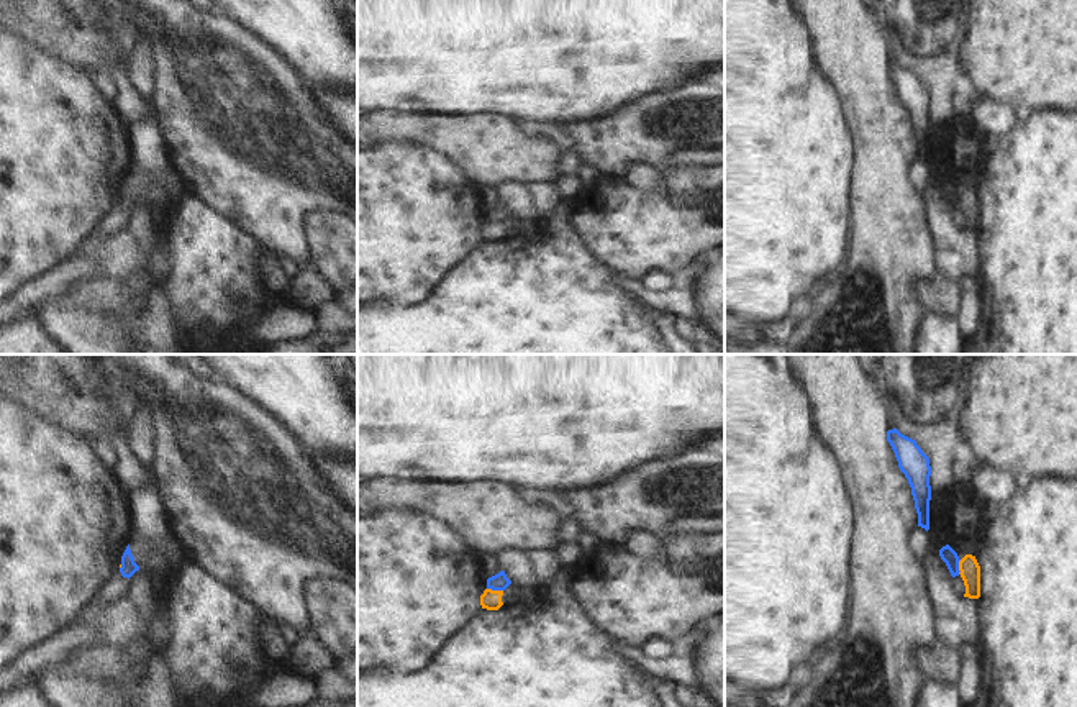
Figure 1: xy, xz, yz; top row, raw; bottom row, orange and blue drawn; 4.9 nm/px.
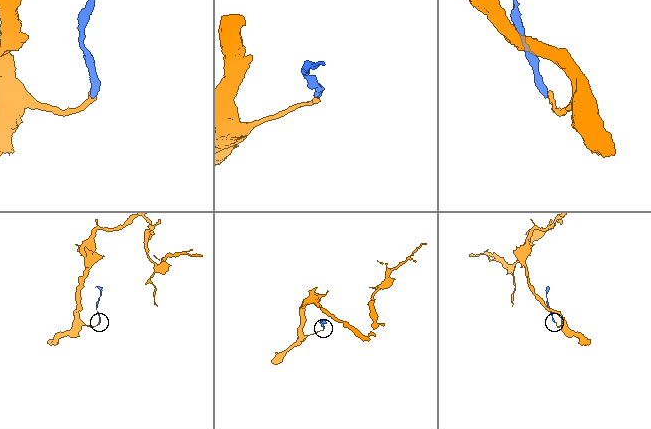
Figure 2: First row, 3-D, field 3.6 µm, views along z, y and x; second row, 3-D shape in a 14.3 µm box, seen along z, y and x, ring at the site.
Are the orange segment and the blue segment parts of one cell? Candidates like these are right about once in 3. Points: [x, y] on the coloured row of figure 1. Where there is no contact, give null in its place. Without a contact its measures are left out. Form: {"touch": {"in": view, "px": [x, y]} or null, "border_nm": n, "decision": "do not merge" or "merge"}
{"touch": {"in": "xz", "px": [495, 591]}, "border_nm": 80, "decision": "do not merge"}

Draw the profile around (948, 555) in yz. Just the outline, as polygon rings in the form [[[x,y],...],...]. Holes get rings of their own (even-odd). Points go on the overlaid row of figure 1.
[[[946,545],[946,546],[943,546],[941,550],[939,550],[939,556],[941,556],[941,559],[946,563],[946,566],[947,566],[947,569],[949,569],[949,572],[951,572],[951,576],[952,576],[952,582],[954,582],[954,591],[956,591],[956,594],[959,595],[959,597],[964,597],[964,594],[966,594],[966,586],[964,586],[964,581],[962,581],[962,577],[961,577],[961,571],[959,571],[959,556],[957,556],[957,553],[949,546],[949,545]]]

